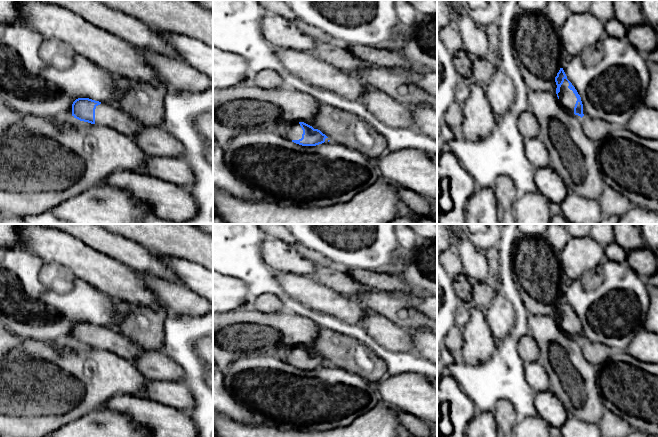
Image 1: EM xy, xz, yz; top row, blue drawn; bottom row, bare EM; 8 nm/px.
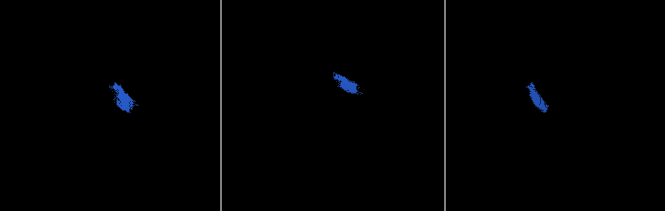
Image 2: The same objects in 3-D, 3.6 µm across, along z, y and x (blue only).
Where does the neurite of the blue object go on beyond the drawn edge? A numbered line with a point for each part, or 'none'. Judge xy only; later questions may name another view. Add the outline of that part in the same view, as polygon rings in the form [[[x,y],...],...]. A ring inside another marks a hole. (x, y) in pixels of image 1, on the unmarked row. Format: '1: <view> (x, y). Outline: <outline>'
1: xy (109, 339). Outline: [[[101,326],[95,333],[95,348],[107,350],[133,362],[144,350],[118,330]]]

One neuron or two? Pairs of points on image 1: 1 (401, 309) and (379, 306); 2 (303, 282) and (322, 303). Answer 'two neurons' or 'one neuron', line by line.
1: one neuron
2: one neuron

